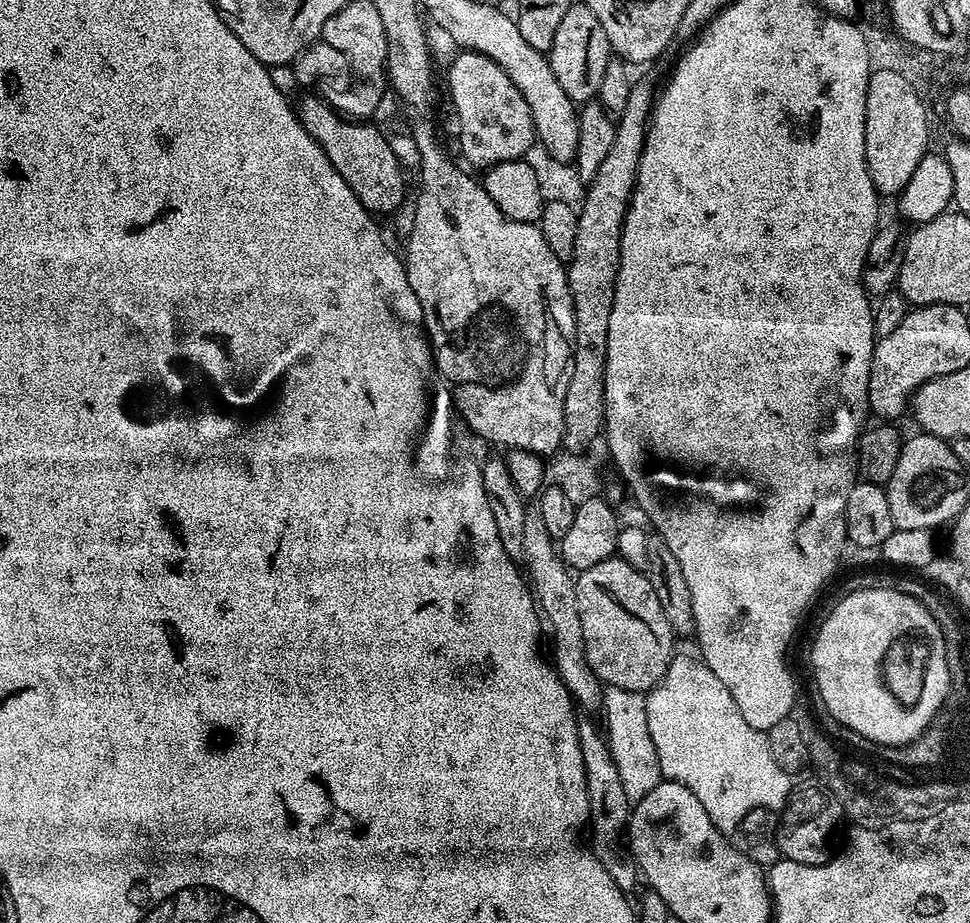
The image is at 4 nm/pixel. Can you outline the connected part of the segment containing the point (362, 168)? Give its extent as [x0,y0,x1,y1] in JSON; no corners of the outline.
[294,96,405,214]

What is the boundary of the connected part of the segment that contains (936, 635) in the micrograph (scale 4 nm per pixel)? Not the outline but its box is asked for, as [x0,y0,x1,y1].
[812,587,948,748]

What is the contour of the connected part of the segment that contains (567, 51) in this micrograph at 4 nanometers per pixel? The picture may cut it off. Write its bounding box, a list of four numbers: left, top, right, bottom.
[546,2,614,102]

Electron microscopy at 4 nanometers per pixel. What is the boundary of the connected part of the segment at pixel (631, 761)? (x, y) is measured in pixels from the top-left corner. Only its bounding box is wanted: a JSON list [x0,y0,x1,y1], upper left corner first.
[602,687,662,802]

